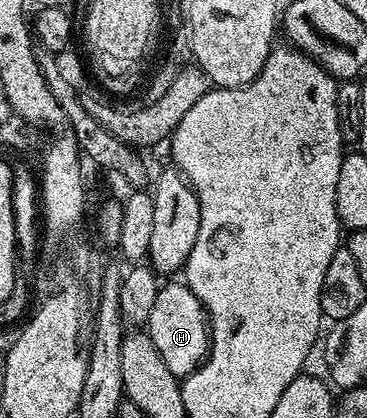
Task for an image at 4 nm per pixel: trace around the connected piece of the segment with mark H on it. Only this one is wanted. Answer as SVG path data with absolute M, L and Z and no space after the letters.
M184 282L163 283L156 294L156 302L158 304L152 306L152 314L145 325L150 338L174 376L191 376L206 359L210 347L207 310L200 298L196 298L196 294L192 294L192 290Z

